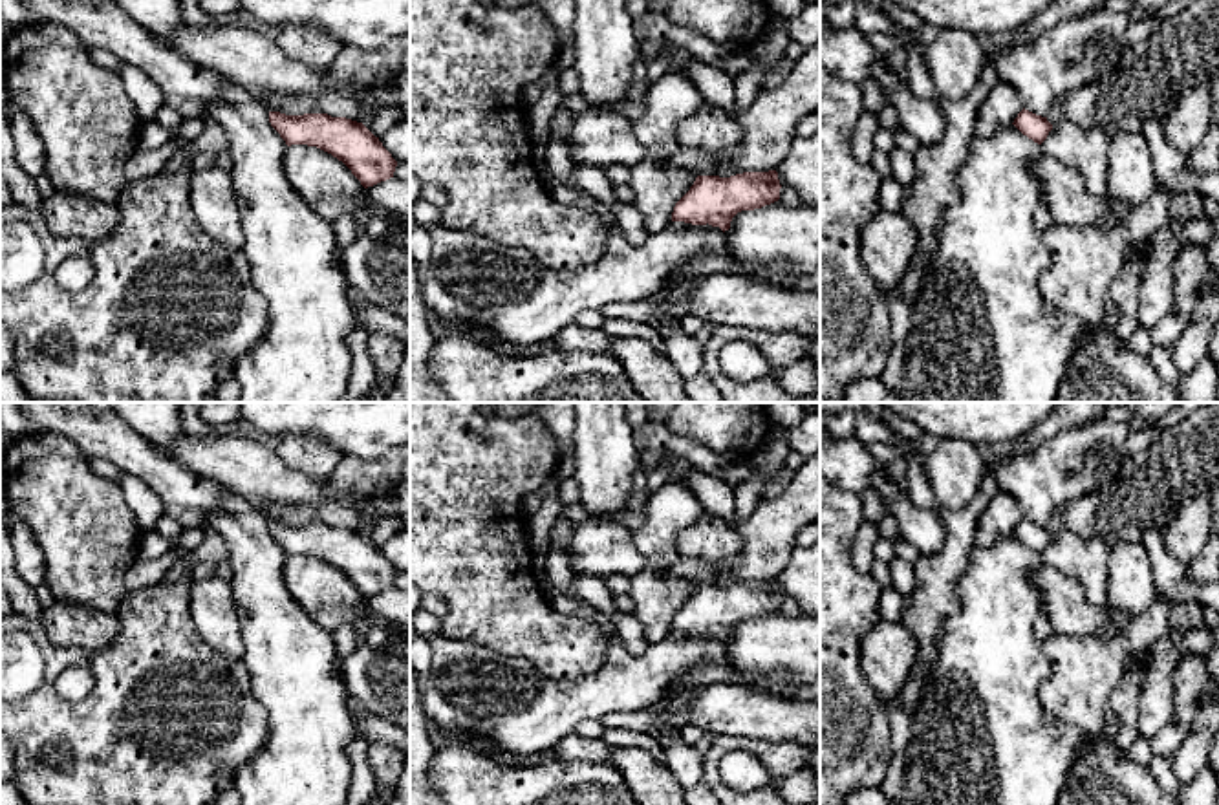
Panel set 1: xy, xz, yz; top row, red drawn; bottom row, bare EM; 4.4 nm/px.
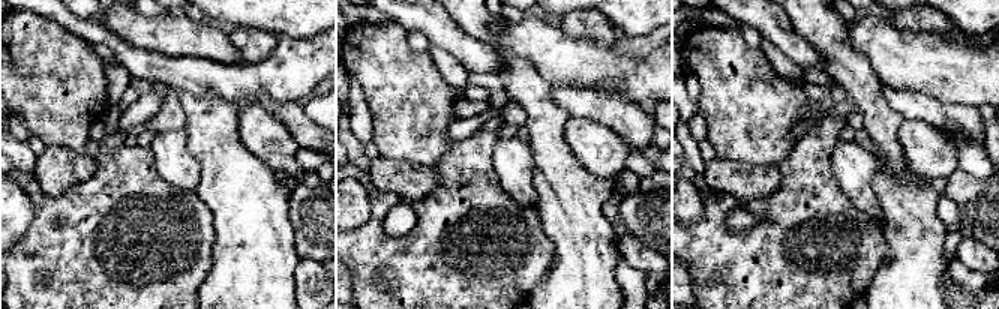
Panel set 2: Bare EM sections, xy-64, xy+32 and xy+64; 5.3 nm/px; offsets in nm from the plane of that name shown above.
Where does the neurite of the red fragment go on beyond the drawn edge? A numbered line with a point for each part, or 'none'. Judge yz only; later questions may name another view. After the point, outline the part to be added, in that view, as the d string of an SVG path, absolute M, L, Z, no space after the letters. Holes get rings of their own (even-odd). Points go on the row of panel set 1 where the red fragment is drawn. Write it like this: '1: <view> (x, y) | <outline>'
1: yz (1183, 52) | M1195 0L1181 13L1162 20L1159 29L1140 44L1127 48L1106 77L1069 91L1054 101L1047 121L1071 121L1082 128L1098 128L1107 137L1120 132L1142 132L1146 119L1164 121L1177 97L1219 75L1219 0Z

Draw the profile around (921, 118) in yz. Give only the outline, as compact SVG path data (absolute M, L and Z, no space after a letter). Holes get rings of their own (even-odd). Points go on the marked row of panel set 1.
M890 62L875 64L869 77L884 90L895 108L901 126L919 145L933 145L944 132L944 117L937 99L921 99L908 84L902 84L891 71Z

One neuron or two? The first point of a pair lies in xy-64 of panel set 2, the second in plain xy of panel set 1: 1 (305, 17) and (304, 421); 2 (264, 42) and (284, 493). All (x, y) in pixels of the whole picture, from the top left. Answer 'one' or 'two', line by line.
1: one
2: two

